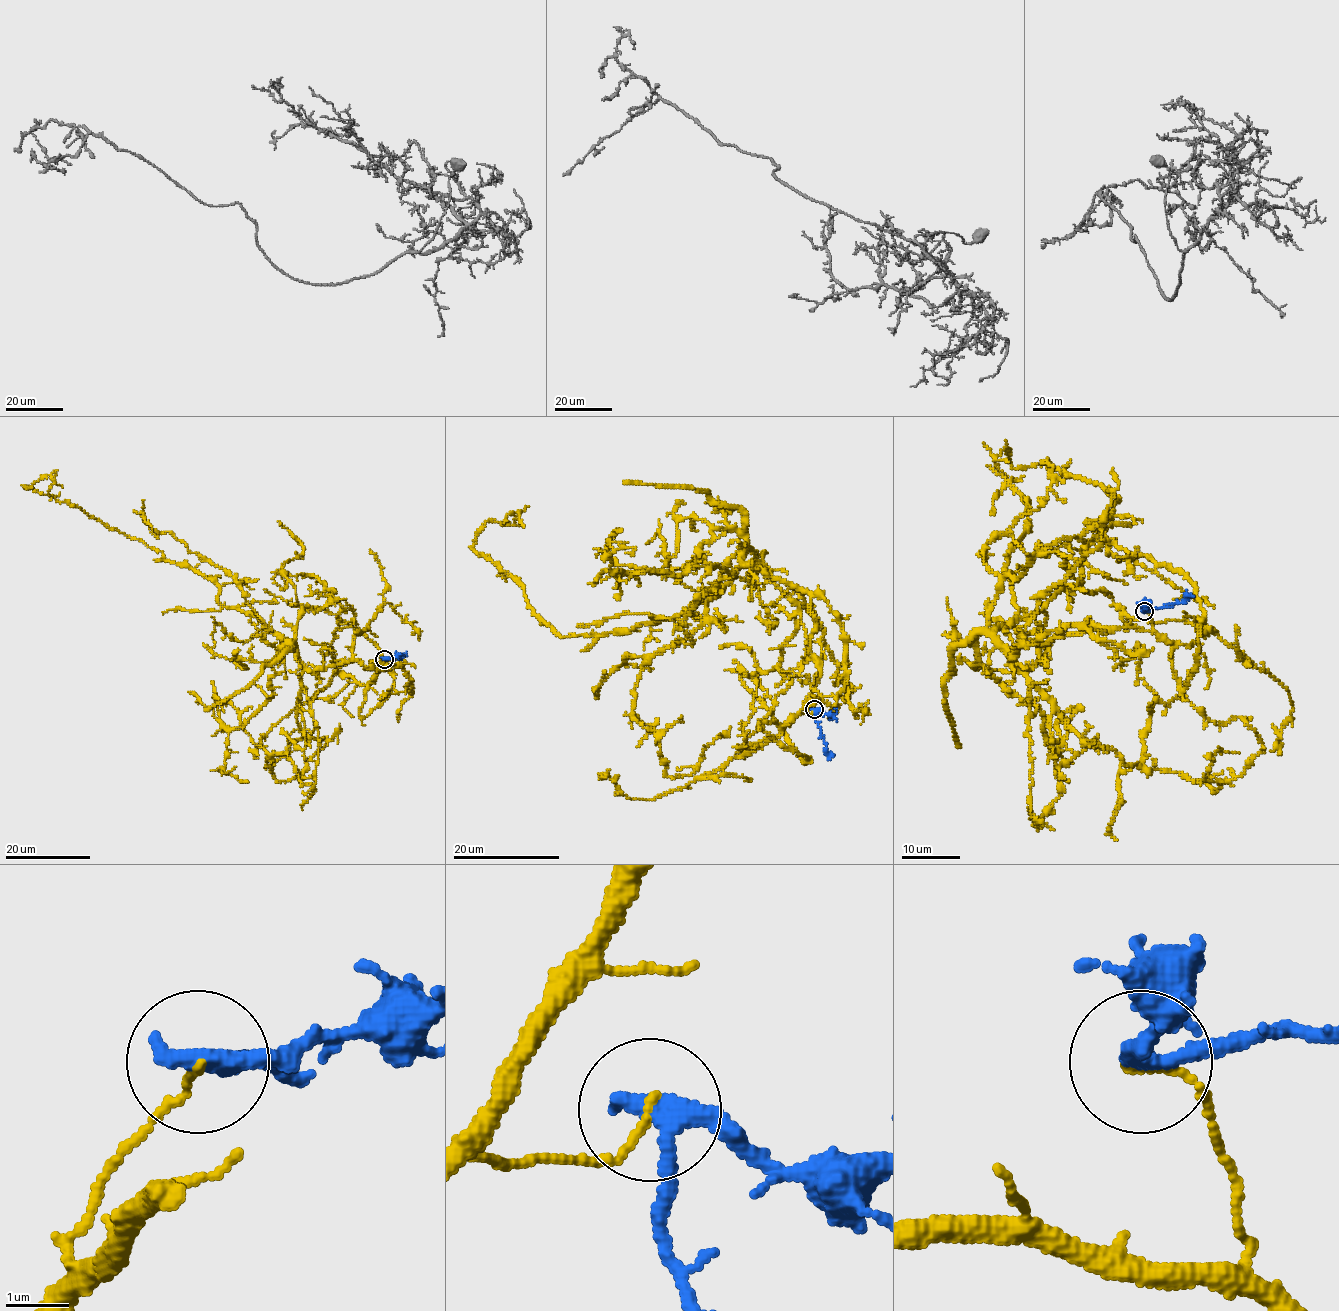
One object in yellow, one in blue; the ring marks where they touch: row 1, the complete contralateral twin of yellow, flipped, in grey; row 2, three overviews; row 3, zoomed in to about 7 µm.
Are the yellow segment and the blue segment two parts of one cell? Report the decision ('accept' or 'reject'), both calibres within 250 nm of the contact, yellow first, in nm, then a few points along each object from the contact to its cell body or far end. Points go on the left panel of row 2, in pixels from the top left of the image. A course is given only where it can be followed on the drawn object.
reject | 110/320 nm | yellow via (384, 659), (313, 671), (213, 581), (24, 486), (50, 475), (49, 500) | blue via (384, 659), (401, 659), (405, 656)

